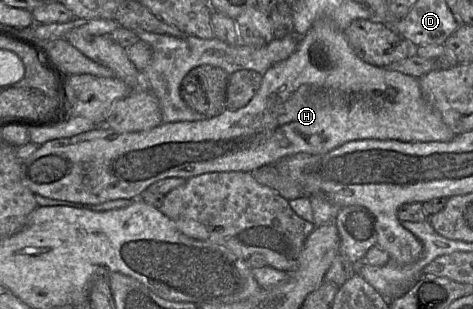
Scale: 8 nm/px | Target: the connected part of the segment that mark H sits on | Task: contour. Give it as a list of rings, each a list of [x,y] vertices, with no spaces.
[[[320,18],[300,39],[296,51],[288,59],[272,66],[263,74],[260,89],[246,106],[237,110],[226,108],[218,116],[207,120],[162,123],[148,131],[120,133],[112,129],[98,129],[70,138],[46,142],[39,146],[29,158],[22,161],[22,181],[35,195],[79,204],[98,205],[117,199],[138,199],[150,185],[167,178],[178,177],[187,180],[210,172],[252,172],[257,168],[274,164],[283,158],[298,153],[325,154],[353,140],[377,139],[402,142],[446,142],[453,139],[456,135],[457,134],[444,123],[439,111],[432,107],[424,98],[420,89],[419,78],[388,70],[387,68],[380,68],[363,61],[355,54],[349,45],[344,32],[339,30],[329,19]]]

